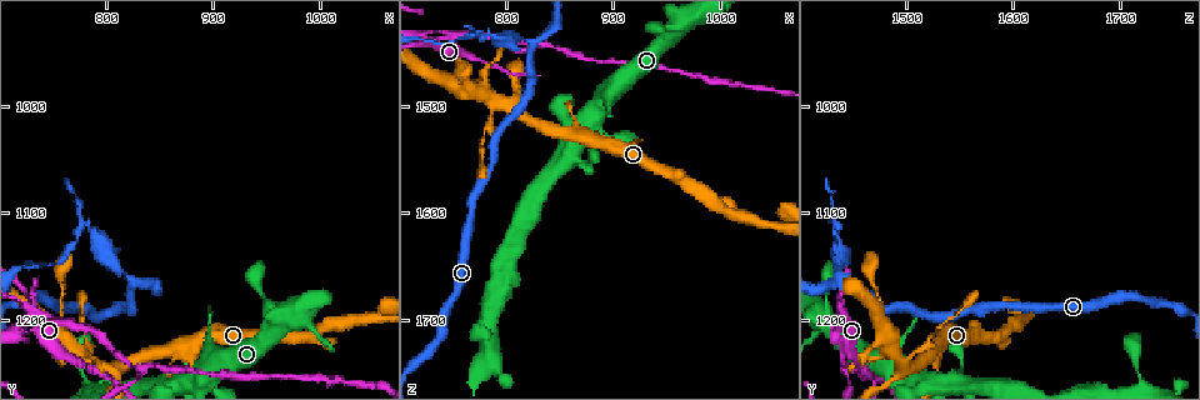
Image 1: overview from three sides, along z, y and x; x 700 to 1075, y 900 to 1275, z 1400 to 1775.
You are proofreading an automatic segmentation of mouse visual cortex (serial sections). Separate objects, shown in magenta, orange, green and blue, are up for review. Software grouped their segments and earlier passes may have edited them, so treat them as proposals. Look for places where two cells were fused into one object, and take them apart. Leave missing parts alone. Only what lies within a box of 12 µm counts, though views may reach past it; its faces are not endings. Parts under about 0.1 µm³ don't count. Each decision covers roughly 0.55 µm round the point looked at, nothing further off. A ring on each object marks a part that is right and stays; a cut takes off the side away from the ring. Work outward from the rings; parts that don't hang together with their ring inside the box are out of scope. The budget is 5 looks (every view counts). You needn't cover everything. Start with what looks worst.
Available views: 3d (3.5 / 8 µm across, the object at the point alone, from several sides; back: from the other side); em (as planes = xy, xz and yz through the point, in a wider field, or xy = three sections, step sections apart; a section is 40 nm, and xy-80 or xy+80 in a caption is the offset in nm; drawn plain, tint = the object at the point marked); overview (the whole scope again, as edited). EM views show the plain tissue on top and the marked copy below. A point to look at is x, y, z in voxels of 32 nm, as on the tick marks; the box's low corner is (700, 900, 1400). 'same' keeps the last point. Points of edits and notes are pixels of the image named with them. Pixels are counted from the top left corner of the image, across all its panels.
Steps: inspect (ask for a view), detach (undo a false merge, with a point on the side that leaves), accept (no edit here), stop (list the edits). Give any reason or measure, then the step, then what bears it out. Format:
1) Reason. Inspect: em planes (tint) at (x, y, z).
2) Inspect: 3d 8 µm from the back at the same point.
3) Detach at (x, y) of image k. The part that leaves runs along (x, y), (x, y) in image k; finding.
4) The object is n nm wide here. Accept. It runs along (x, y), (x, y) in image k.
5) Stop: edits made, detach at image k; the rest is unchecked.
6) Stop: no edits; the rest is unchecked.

Sharp bend. Inspect: 3d 3.5 µm at (726, 1174, 1442).

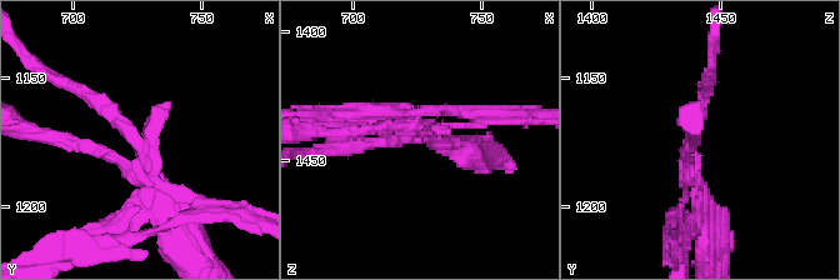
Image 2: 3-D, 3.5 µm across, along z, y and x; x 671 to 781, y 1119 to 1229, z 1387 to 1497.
Inspect: em xy step 5 (tint) at (724, 1175, 1440).

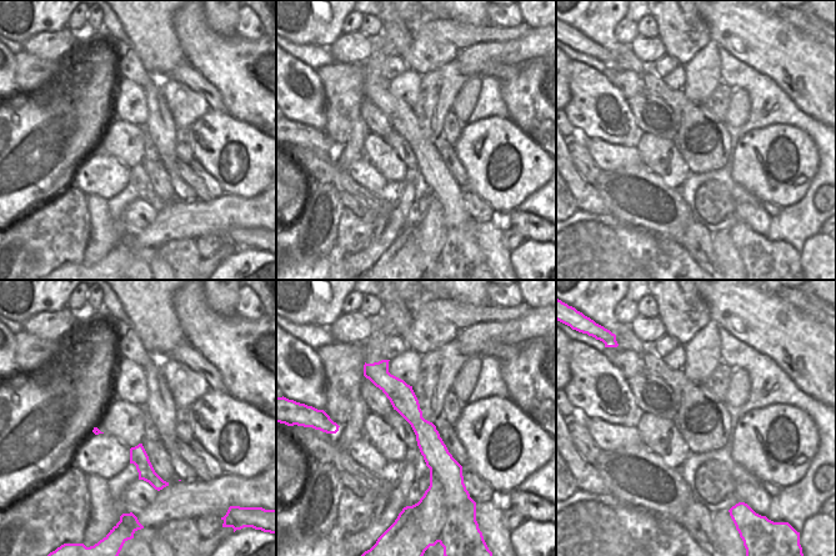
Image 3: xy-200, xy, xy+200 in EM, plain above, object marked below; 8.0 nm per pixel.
Detach at (136, 254) of image 2. The part that leaves runs along (159, 185), (259, 220) in image 2; a second cell is stuck on.

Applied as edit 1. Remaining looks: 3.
Thin neck. Inspect: 3d 3.5 µm at (782, 1114, 1432).

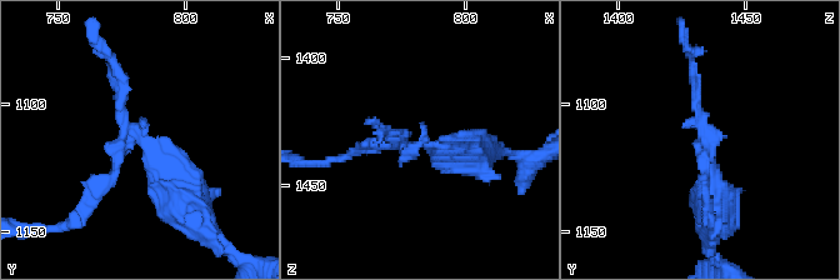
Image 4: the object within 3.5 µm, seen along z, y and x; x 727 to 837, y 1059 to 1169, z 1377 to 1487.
Inspect: em xy step 1 (tint) at (783, 1112, 1432).

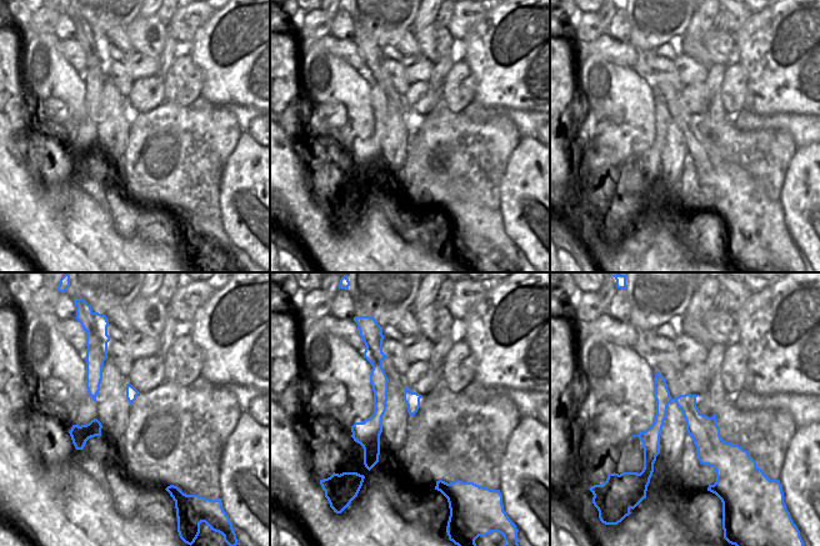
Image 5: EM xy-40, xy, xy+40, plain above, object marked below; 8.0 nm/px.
Detach at (121, 83) of image 4. The part that leaves runs along (131, 135), (116, 154), (116, 170), (66, 224) in image 4; a second cell is stuck on.

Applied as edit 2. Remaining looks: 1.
Stop: edits made, detach at image 2, detach at image 4; the rest is unchecked.

